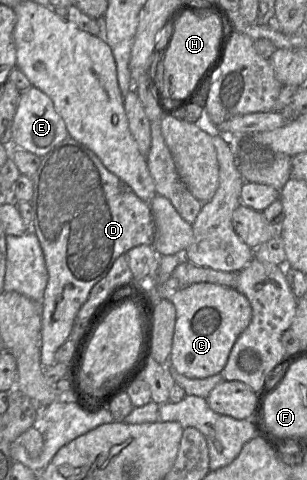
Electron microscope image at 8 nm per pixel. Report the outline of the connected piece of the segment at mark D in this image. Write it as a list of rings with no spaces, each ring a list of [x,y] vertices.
[[[70,136],[41,157],[31,179],[32,231],[39,240],[48,271],[48,283],[41,300],[40,332],[40,360],[45,368],[55,363],[56,351],[69,339],[79,309],[92,287],[106,276],[114,261],[135,246],[153,245],[155,222],[149,202],[139,198],[129,185],[109,171],[92,150]]]

